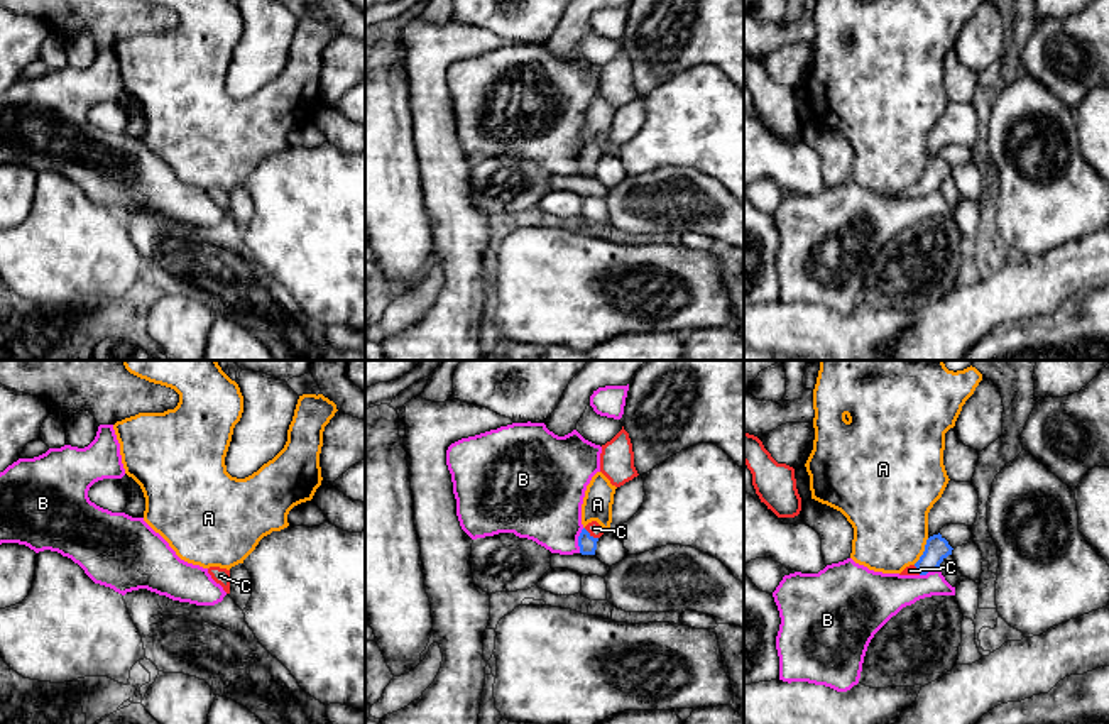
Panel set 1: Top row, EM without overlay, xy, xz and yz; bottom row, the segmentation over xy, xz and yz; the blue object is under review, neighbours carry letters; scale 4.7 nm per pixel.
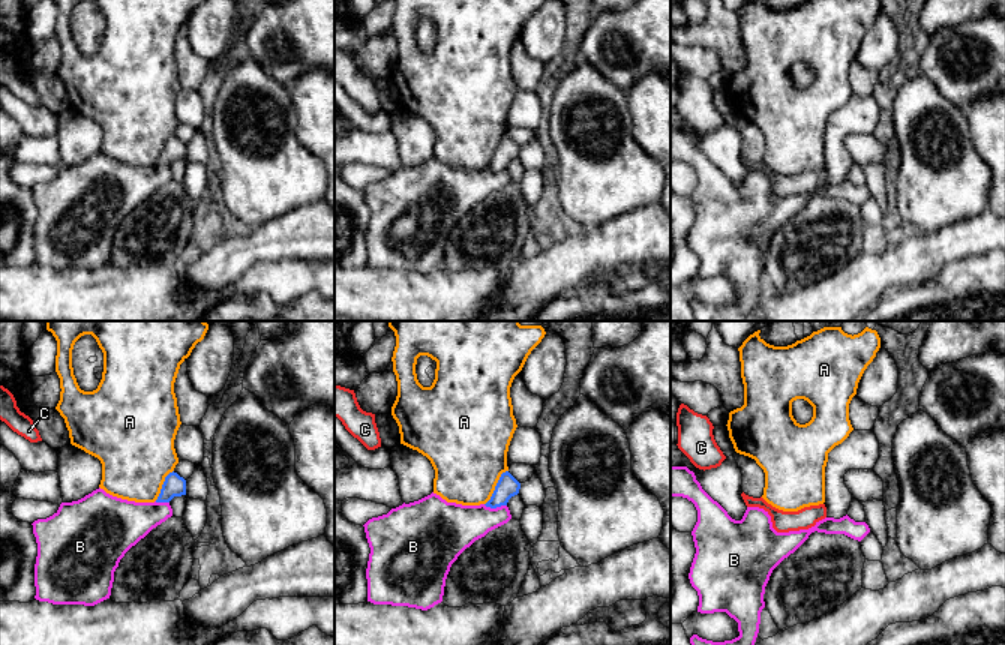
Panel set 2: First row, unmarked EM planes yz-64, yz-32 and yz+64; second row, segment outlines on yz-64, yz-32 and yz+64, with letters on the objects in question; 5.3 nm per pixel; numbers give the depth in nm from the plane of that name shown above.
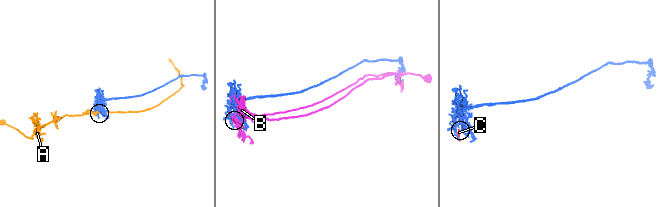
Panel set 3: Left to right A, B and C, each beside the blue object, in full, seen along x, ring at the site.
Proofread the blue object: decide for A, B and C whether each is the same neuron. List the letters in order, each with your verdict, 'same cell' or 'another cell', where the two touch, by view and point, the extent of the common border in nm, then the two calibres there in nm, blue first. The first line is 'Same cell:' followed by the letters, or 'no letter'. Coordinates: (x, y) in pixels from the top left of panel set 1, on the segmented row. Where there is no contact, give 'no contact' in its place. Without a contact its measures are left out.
Same cell: C
A: another cell; contact yz (923, 552); length 150 nm; calibres 120 and 360 nm
B: another cell; contact xz (579, 540); length 120 nm; calibres 90 and 360 nm
C: same cell; contact xz (589, 533); length 90 nm; calibres 90 and 70 nm

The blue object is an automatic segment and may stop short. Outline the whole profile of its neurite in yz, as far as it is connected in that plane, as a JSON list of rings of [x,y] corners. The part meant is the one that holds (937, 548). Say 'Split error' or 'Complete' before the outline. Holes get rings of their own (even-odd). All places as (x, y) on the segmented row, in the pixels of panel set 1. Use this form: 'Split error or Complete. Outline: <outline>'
Split error. Outline: [[[938,533],[926,540],[925,551],[915,565],[906,567],[899,575],[926,575],[938,570],[940,563],[952,555],[952,546]]]

